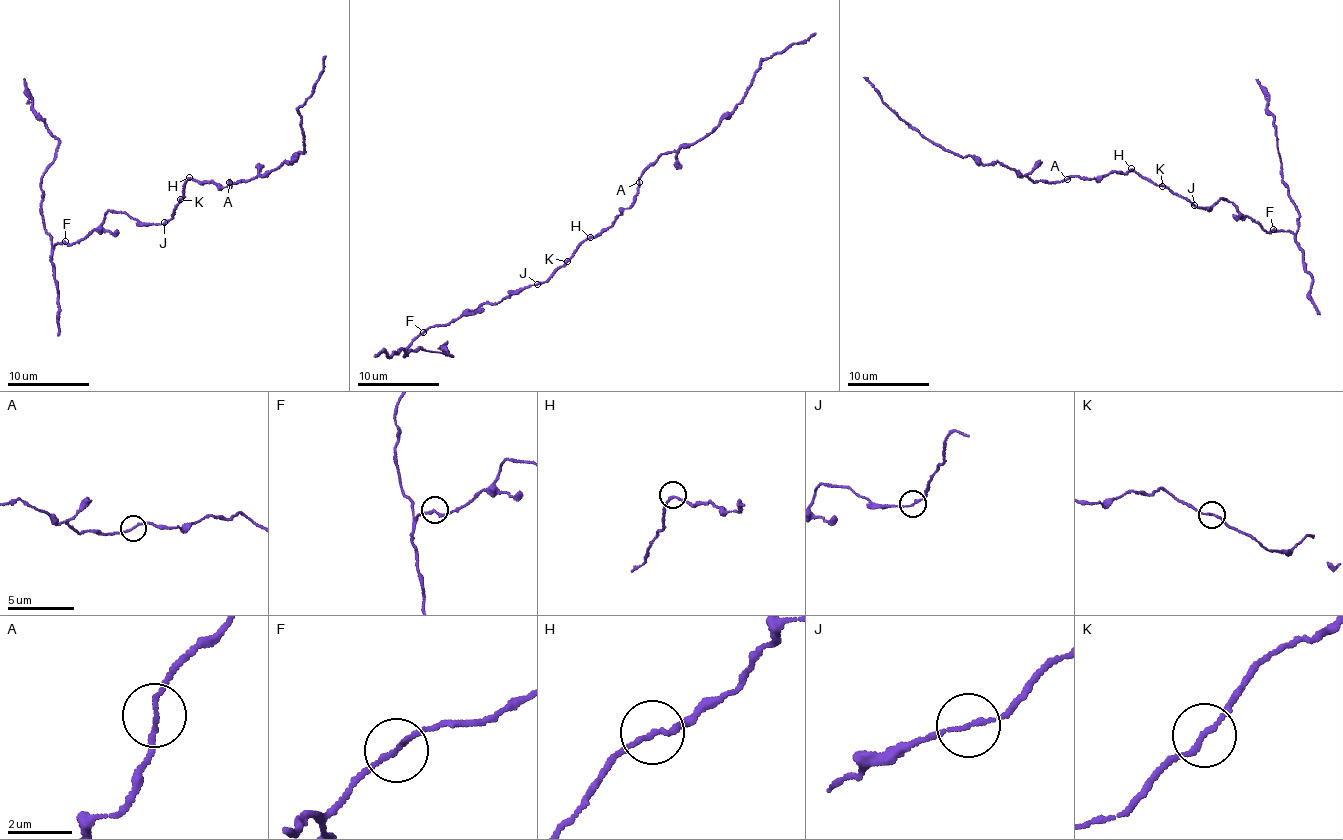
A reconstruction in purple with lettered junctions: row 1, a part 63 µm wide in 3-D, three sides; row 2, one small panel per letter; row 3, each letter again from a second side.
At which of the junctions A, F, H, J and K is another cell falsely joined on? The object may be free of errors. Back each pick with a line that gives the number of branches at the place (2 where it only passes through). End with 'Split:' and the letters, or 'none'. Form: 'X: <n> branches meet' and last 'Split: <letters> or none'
Split: none

